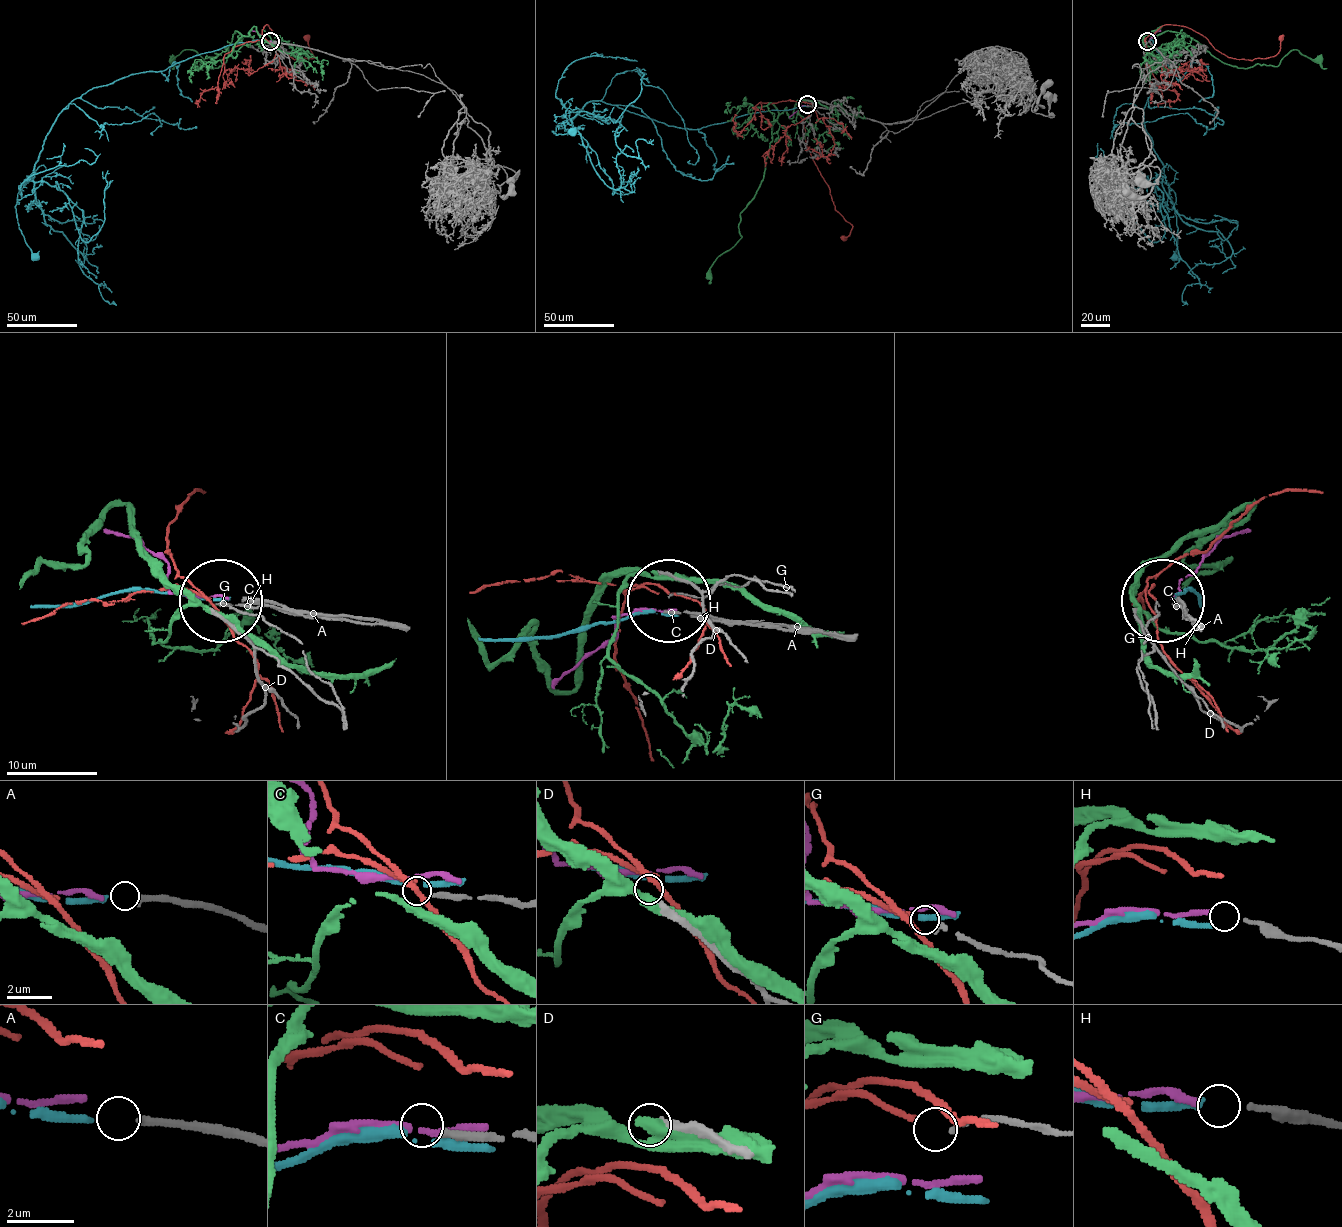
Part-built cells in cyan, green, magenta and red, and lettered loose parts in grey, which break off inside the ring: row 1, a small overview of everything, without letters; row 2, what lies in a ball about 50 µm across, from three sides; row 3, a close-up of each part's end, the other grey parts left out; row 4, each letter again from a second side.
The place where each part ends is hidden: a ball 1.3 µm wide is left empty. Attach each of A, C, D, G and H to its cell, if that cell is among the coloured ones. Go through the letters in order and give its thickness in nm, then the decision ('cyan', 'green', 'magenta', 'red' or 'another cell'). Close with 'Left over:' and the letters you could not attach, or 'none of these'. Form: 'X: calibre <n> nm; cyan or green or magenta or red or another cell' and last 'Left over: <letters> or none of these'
A: calibre 260 nm; cyan
C: calibre 220 nm; another cell
D: calibre 280 nm; another cell
G: calibre 180 nm; red
H: calibre 160 nm; magenta
Left over: C, D

